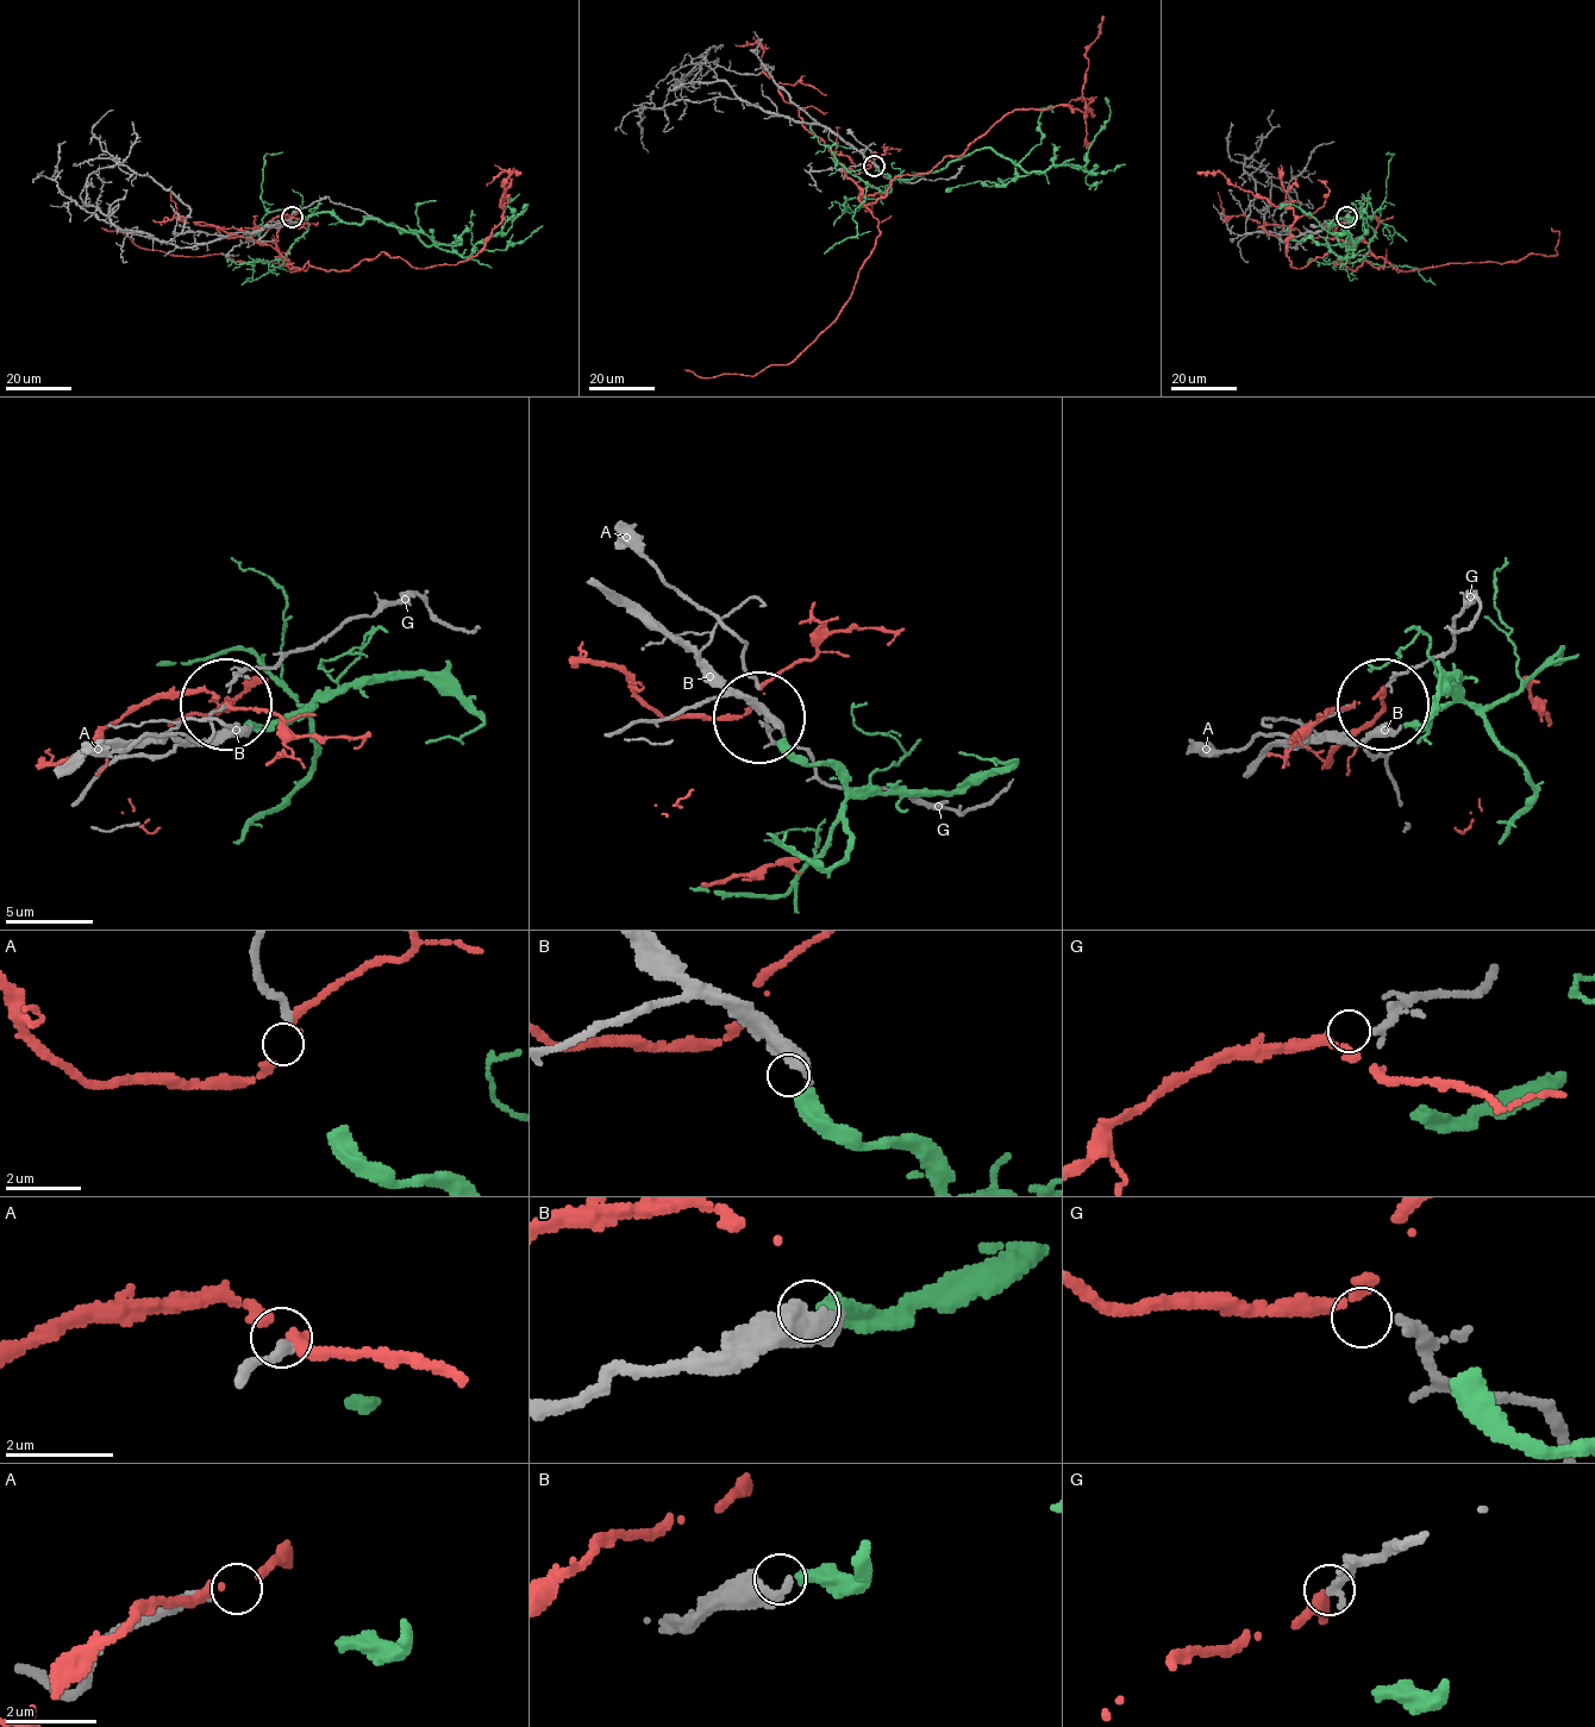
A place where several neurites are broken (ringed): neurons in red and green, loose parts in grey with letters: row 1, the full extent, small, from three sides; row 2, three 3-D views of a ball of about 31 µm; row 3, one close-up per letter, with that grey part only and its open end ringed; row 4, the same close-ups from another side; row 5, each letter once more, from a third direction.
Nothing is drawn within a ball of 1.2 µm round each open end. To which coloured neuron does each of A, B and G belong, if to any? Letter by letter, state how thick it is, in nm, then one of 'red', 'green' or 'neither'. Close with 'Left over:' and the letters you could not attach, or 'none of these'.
A: 200 nm | neither
B: 400 nm | green
G: 180 nm | red
Left over: A

